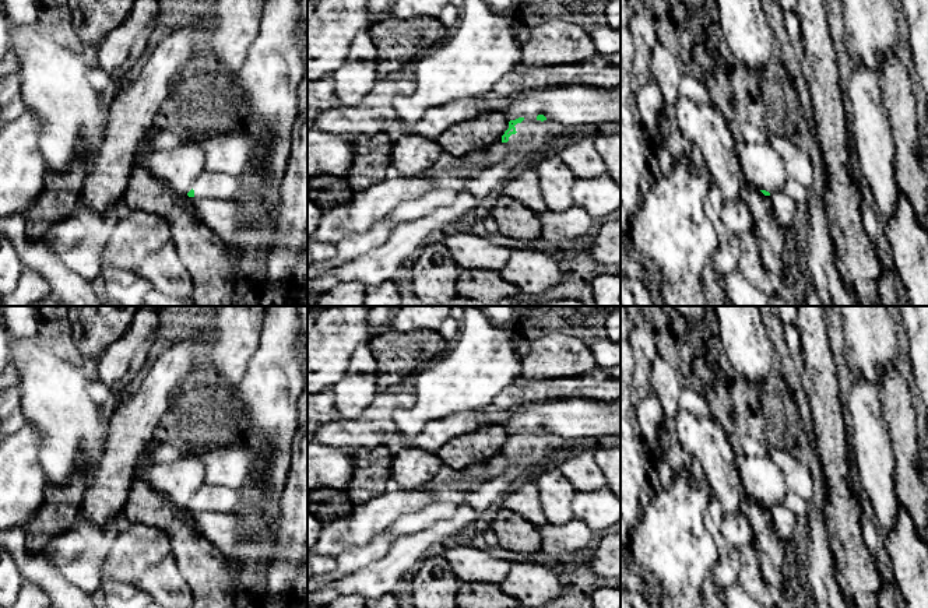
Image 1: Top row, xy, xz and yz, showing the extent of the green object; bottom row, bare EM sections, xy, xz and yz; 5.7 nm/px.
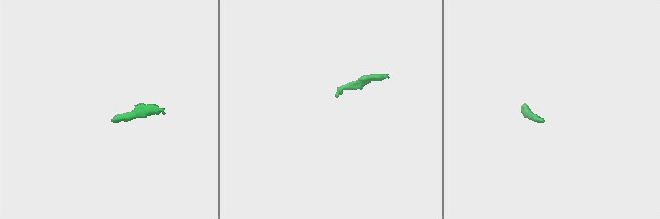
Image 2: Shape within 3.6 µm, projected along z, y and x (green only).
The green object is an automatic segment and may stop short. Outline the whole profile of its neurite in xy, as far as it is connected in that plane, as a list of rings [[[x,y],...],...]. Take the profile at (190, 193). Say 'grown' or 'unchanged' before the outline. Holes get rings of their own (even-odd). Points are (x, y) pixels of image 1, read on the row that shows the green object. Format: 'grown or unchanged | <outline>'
grown | [[[204,171],[194,182],[194,187],[187,193],[197,200],[212,198],[225,201],[240,201],[240,176]]]

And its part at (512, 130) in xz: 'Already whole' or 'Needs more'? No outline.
Needs more

